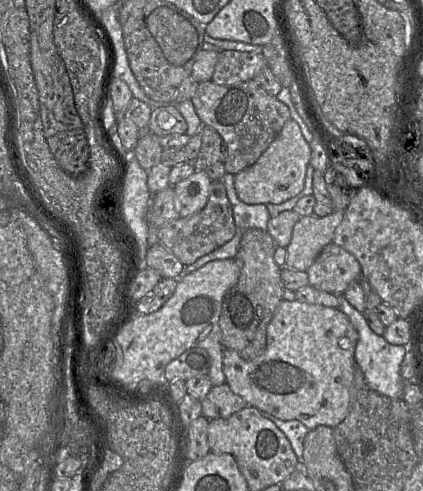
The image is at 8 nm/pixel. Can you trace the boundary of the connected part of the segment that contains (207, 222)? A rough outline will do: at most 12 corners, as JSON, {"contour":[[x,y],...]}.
{"contour":[[224,184],[203,209],[164,223],[158,239],[187,266],[236,233]]}

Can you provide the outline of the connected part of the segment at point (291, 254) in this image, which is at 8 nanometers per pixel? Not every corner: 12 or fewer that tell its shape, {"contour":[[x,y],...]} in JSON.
{"contour":[[344,214],[301,216],[285,266],[307,271]]}

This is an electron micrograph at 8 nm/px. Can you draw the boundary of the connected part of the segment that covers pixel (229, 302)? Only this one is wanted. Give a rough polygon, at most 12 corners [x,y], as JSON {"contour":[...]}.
{"contour":[[242,232],[238,281],[224,295],[224,349],[252,360],[283,300],[278,247]]}

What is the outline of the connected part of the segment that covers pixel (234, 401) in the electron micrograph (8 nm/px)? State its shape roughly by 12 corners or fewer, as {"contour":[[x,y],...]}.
{"contour":[[226,382],[200,403],[207,419],[227,418],[247,406]]}

